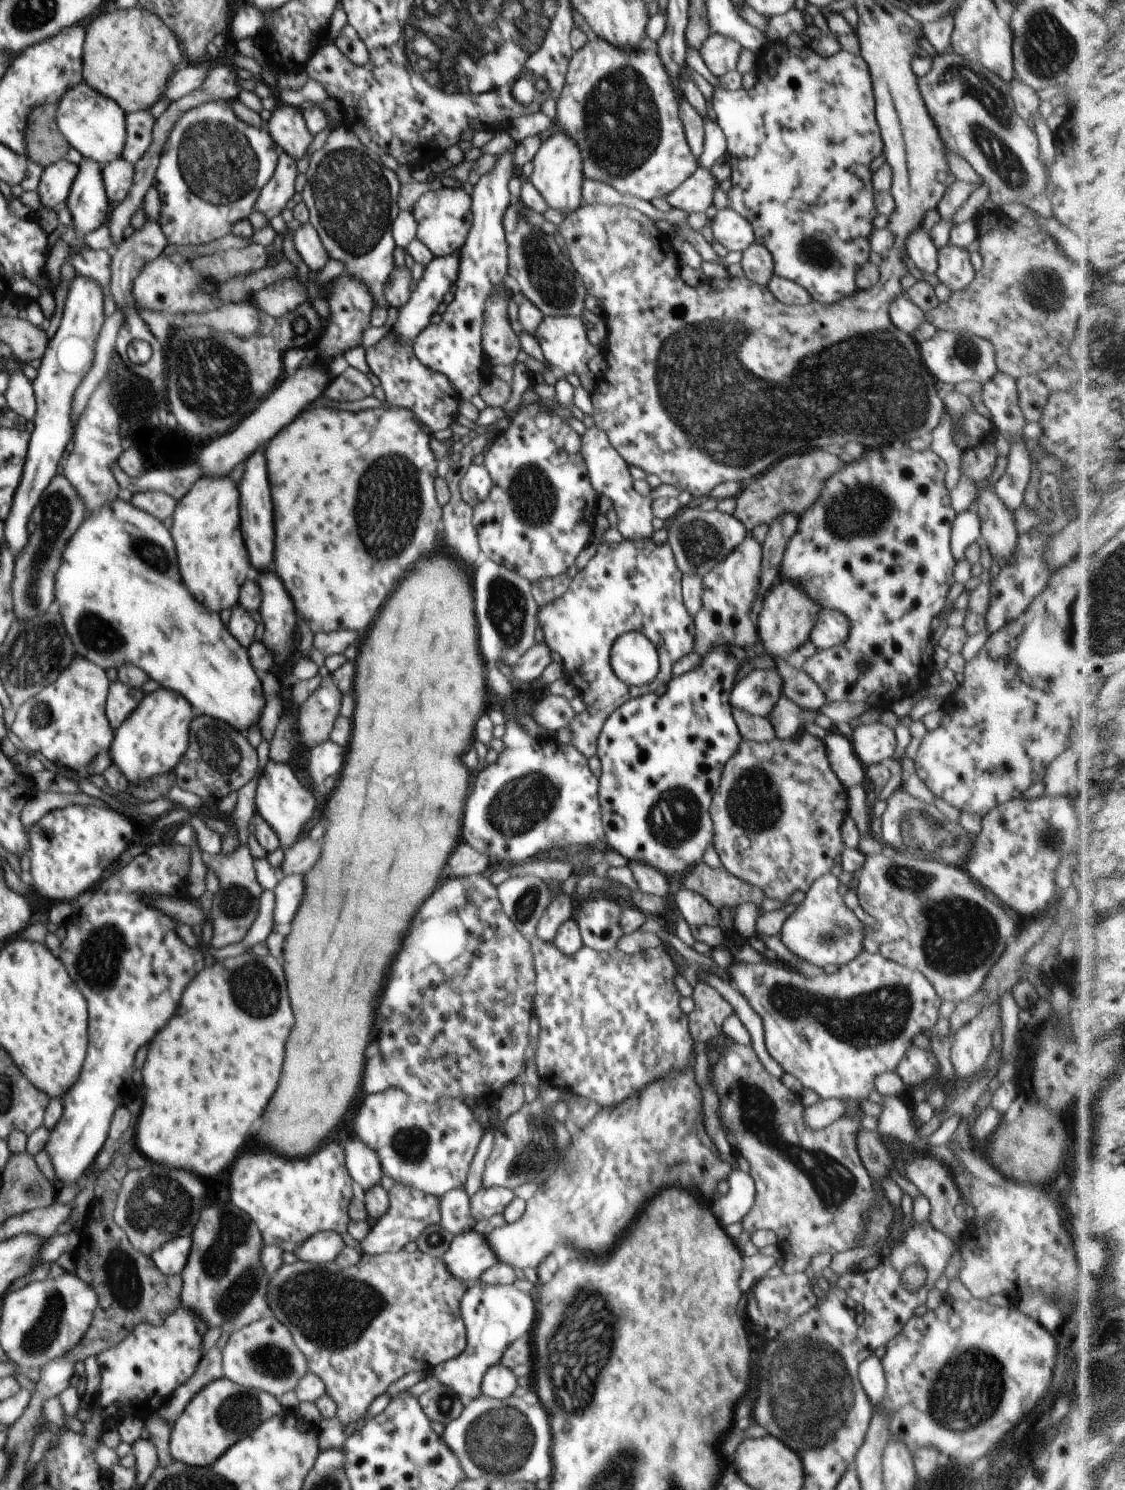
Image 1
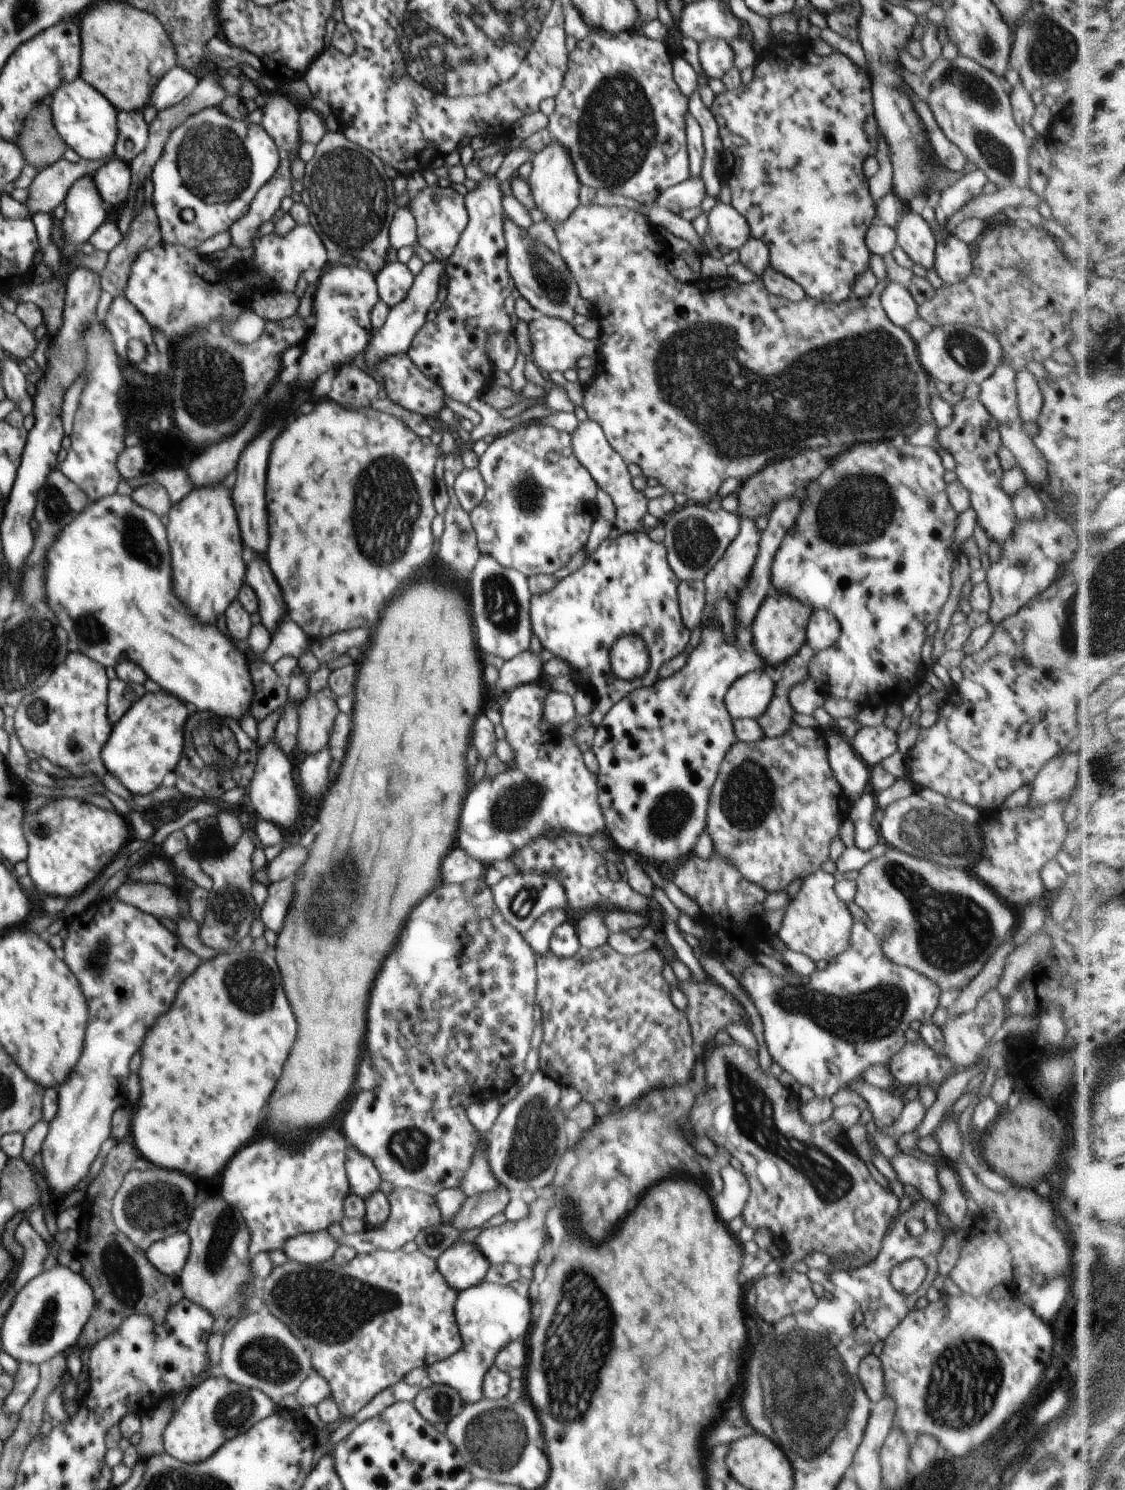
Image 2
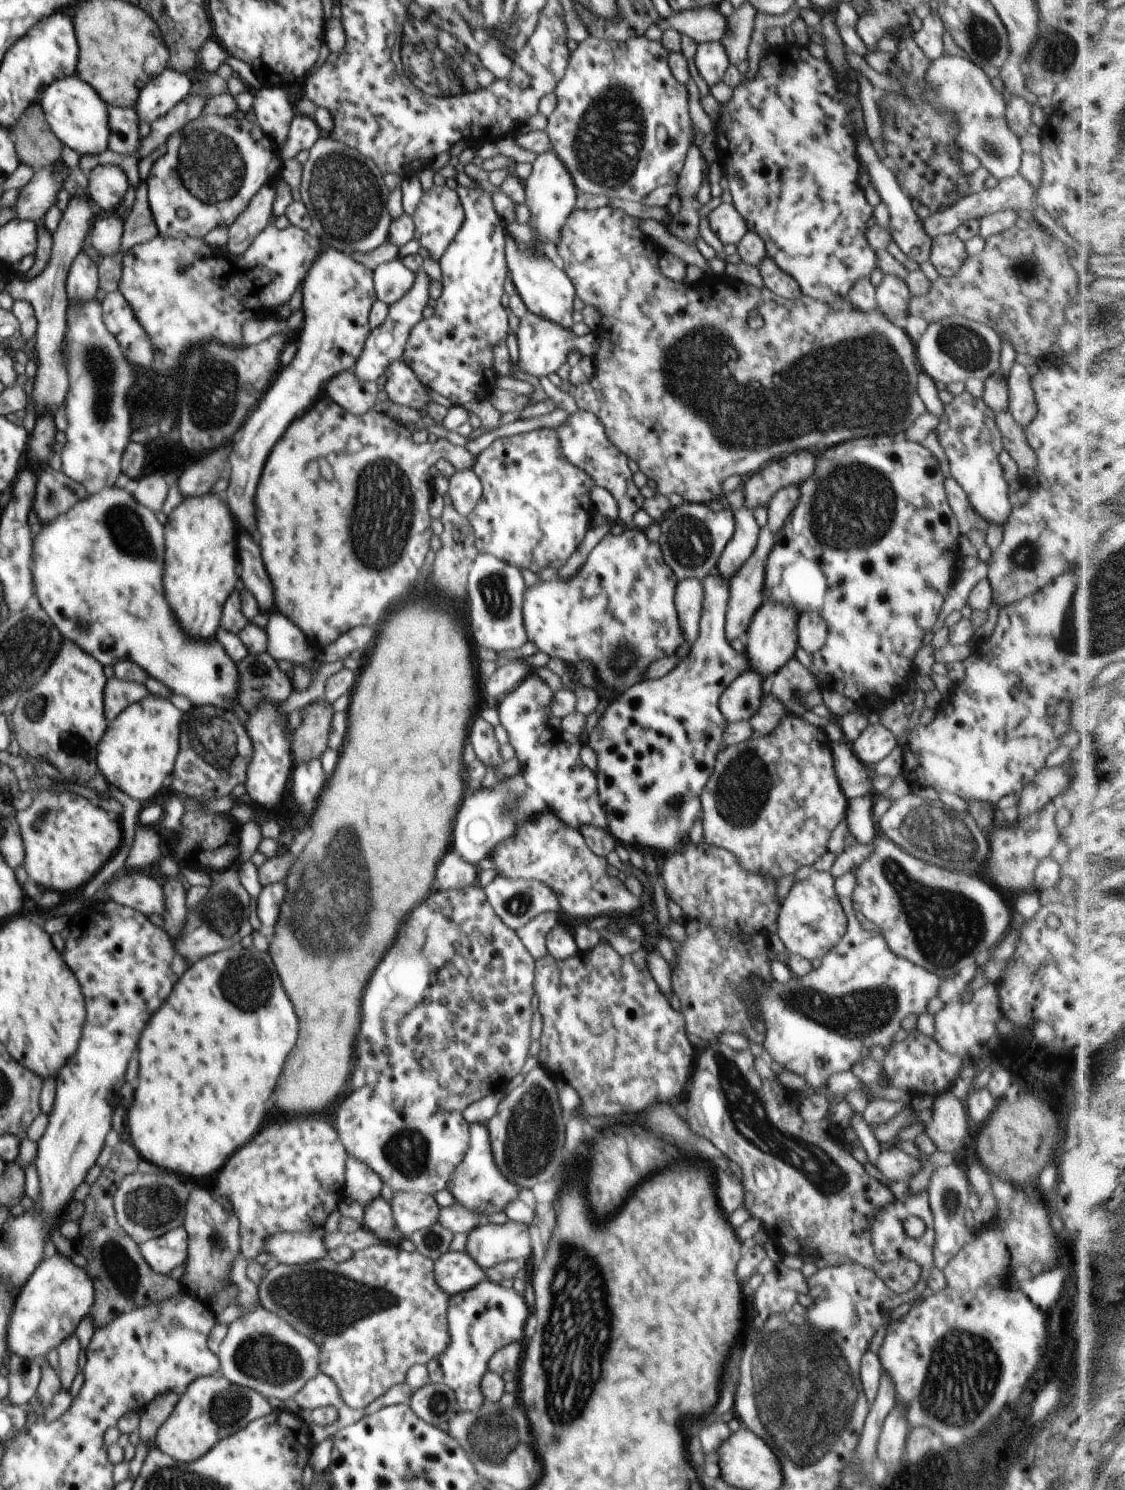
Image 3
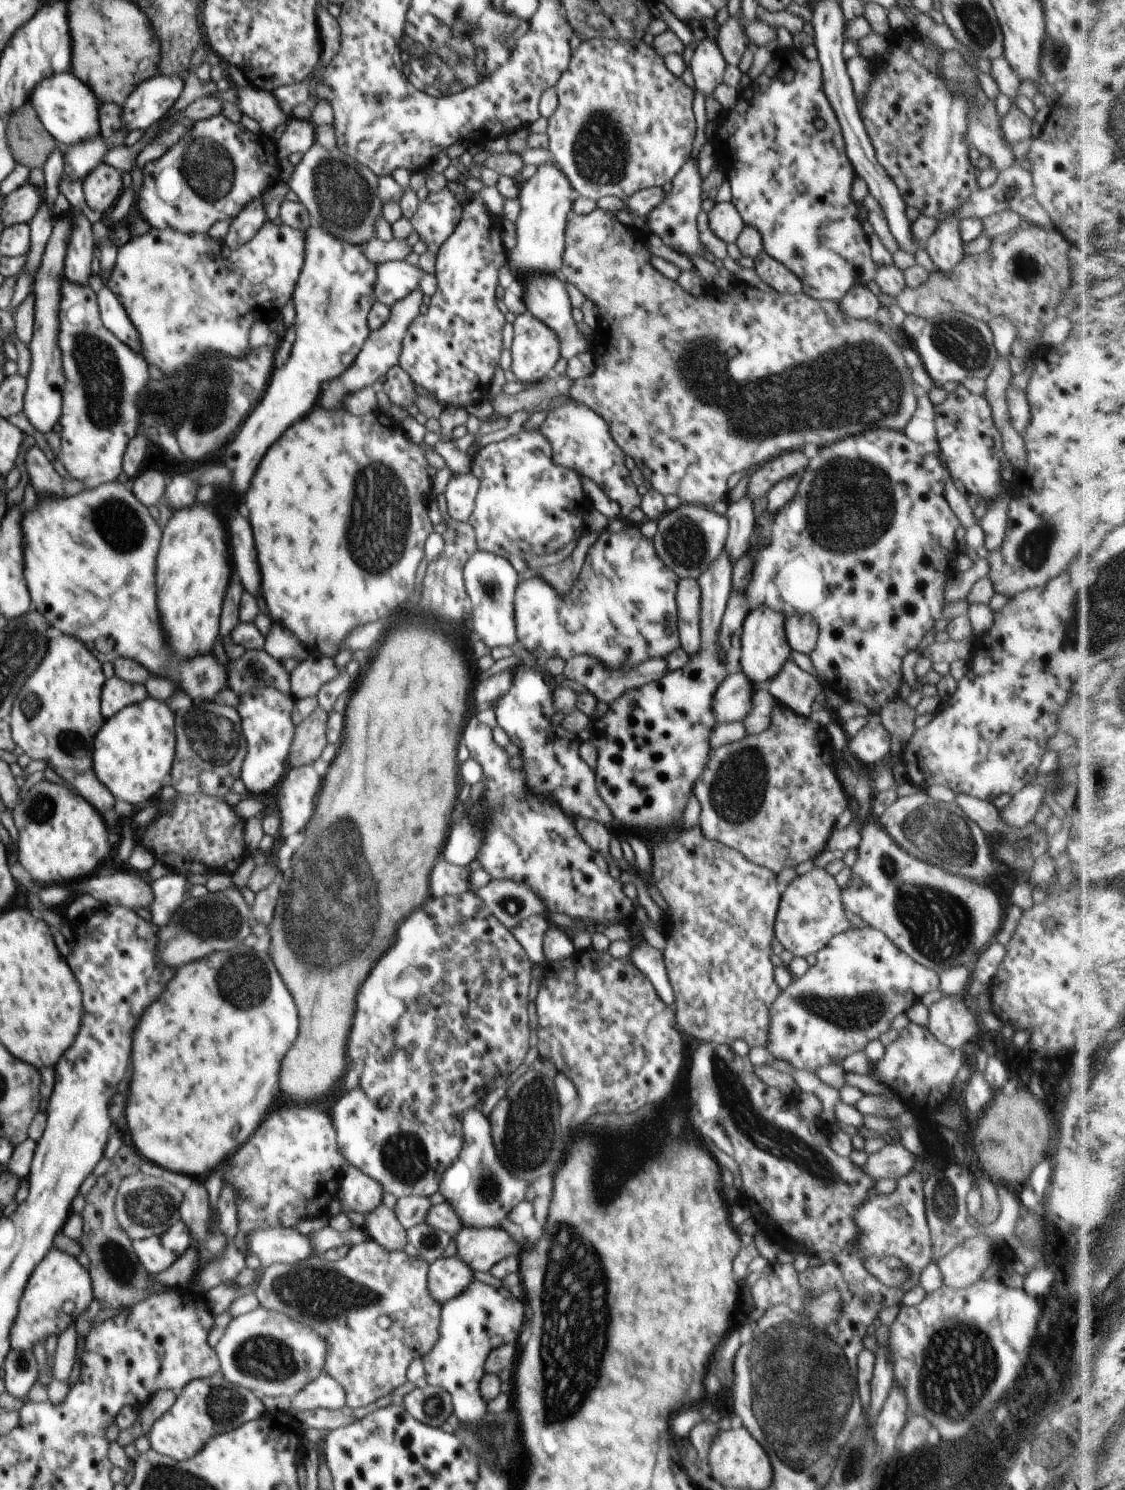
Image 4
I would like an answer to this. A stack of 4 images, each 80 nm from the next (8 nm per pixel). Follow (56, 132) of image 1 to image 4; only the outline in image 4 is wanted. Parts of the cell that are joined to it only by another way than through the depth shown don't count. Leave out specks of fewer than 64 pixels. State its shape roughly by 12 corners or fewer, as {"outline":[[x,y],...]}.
{"outline":[[27,102],[6,120],[14,160],[43,166],[56,140]]}

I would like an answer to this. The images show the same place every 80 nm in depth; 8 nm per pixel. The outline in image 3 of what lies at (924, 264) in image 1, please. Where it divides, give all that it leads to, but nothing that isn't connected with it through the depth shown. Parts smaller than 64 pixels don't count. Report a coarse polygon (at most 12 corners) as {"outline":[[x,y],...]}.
{"outline":[[857,133],[857,157],[888,206],[893,241],[918,264],[928,236],[894,172],[869,137]]}

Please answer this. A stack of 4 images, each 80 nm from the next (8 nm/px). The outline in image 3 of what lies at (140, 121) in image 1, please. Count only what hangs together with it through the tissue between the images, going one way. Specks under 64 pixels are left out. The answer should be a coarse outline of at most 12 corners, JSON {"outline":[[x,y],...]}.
{"outline":[[110,107],[108,149],[134,155],[141,145],[132,107]]}

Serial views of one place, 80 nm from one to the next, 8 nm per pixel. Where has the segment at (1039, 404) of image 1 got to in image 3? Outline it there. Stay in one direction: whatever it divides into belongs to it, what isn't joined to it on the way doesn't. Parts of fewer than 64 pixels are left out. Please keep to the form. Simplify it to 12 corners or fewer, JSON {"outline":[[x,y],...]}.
{"outline":[[1015,362],[1007,376],[1008,412],[1026,426],[1036,400],[1026,367]]}

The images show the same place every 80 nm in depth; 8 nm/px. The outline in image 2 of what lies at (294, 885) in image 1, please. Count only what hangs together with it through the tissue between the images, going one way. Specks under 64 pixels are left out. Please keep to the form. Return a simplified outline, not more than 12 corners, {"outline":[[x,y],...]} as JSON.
{"outline":[[293,879],[268,886],[260,911],[266,928],[279,933],[295,888]]}

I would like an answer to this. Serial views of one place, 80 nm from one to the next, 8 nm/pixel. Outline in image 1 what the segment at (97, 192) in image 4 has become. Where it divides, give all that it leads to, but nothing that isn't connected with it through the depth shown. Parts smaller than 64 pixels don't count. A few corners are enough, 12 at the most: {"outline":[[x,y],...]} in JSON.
{"outline":[[120,157],[102,169],[107,197],[122,202],[134,165]]}

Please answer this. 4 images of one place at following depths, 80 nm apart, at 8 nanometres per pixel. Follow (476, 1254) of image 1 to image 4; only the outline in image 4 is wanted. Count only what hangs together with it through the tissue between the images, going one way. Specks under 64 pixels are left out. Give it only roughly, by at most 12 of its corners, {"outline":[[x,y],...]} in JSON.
{"outline":[[460,1257],[429,1266],[429,1291],[444,1304],[474,1282]]}

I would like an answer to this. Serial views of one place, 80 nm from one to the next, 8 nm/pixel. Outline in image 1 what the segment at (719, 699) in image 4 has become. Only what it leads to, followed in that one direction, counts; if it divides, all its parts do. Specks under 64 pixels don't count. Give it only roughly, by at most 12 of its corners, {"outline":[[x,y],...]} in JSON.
{"outline":[[755,668],[733,687],[732,708],[768,717],[783,678]]}

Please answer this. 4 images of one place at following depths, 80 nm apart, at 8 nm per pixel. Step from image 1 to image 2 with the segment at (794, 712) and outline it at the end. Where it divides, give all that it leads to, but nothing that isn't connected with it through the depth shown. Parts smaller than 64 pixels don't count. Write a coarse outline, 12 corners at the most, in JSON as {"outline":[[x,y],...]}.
{"outline":[[776,693],[756,720],[766,737],[779,737],[793,725],[788,695]]}

